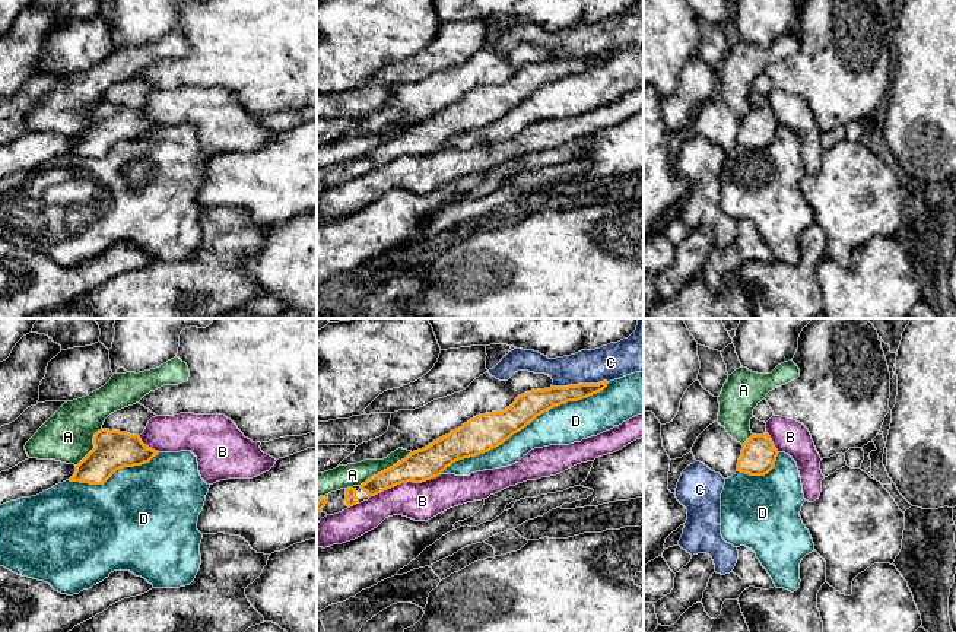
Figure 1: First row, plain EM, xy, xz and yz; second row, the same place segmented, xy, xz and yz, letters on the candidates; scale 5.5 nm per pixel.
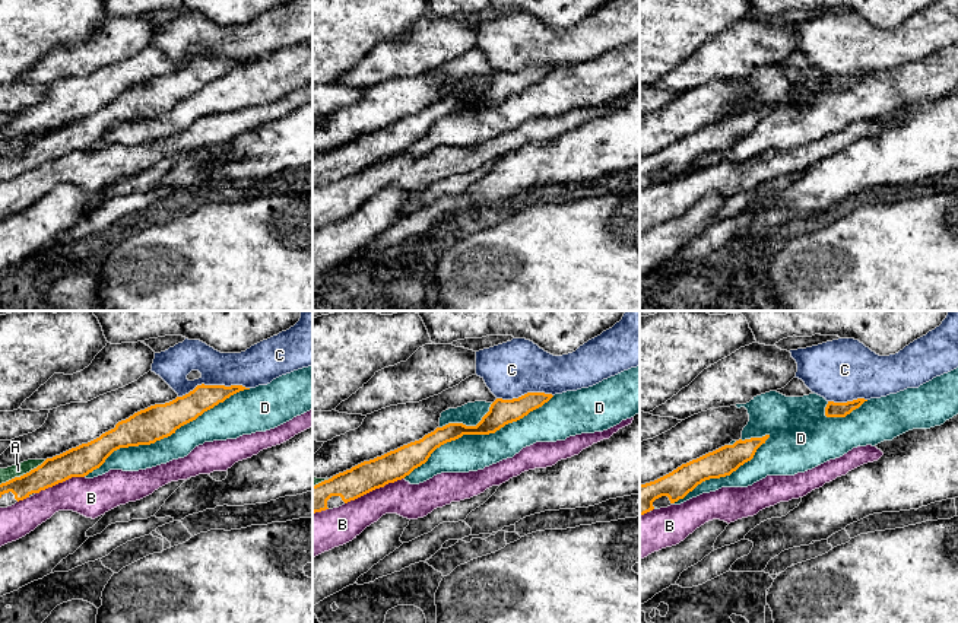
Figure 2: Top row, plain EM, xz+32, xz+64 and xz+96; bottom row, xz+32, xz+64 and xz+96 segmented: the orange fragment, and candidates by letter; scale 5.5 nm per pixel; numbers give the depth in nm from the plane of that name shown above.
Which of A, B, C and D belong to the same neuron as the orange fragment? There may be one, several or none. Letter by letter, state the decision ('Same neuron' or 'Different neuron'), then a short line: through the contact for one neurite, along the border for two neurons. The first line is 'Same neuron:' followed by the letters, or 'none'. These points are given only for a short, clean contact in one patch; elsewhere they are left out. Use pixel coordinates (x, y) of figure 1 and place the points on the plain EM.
Same neuron: none
A: Different neuron
B: Different neuron
C: Different neuron
D: Different neuron

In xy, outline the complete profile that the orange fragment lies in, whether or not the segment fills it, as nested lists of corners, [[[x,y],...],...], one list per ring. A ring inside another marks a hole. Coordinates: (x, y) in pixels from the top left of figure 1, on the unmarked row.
[[[101,102],[93,109],[95,121],[76,139],[70,155],[105,156],[117,143],[149,136],[159,126],[146,120],[139,108]]]

